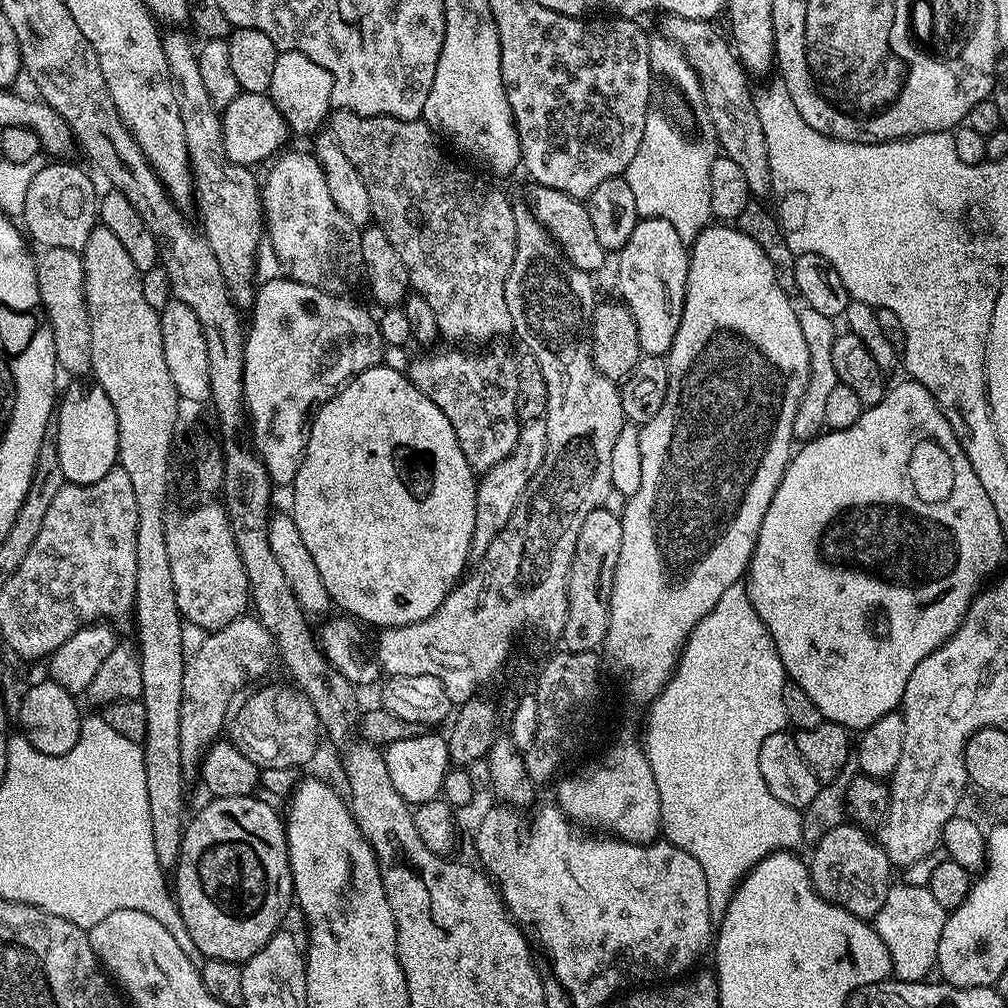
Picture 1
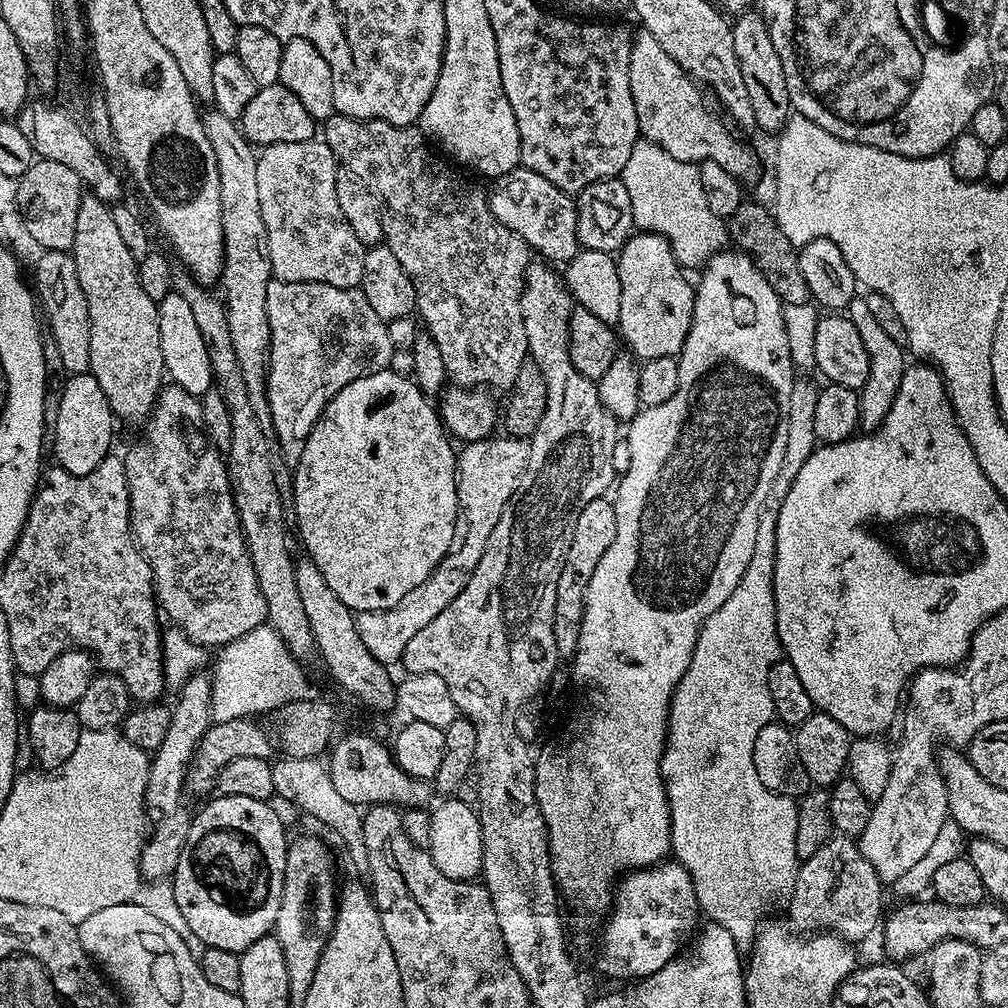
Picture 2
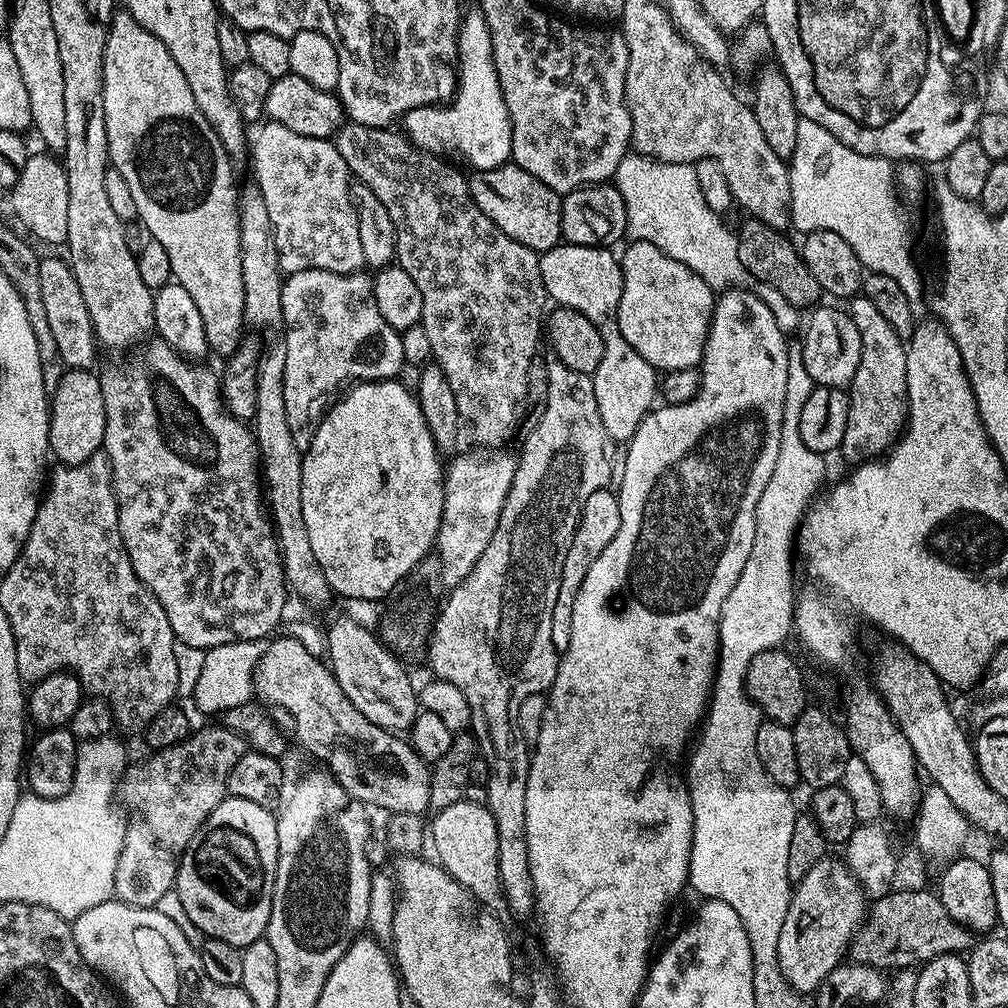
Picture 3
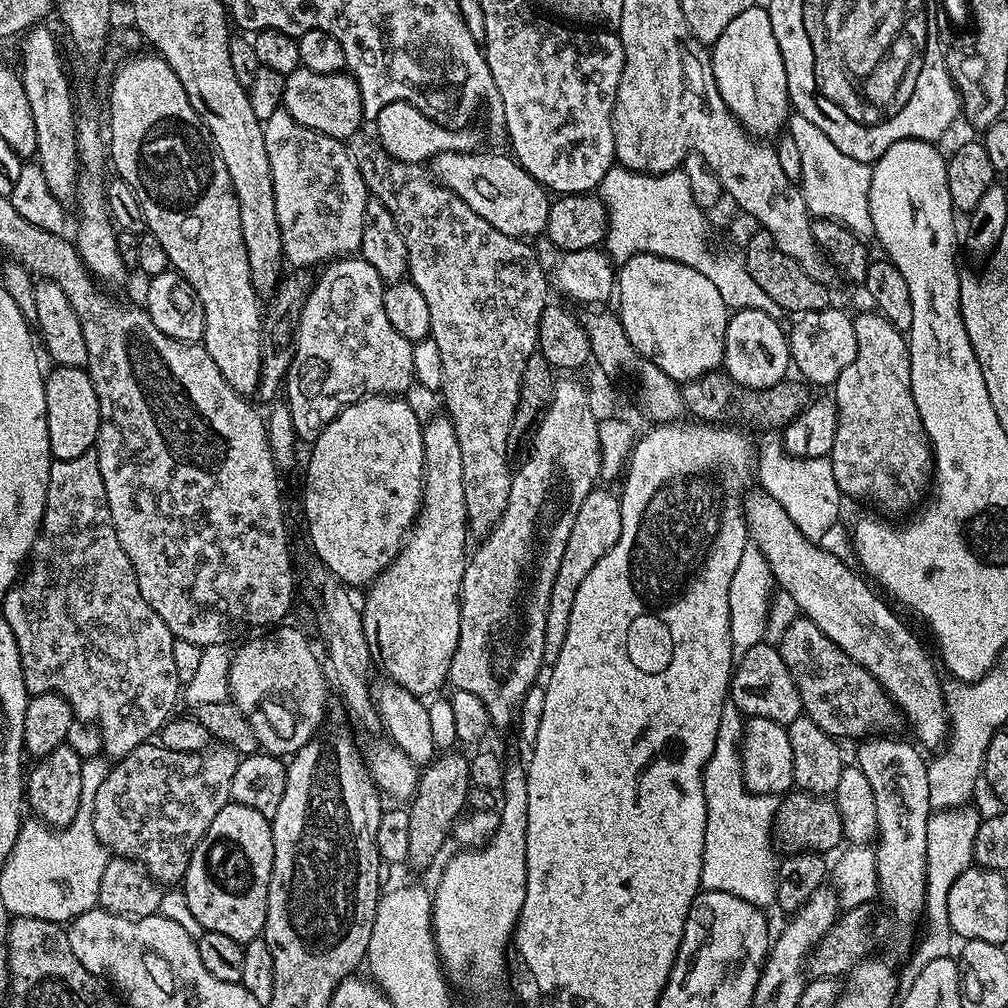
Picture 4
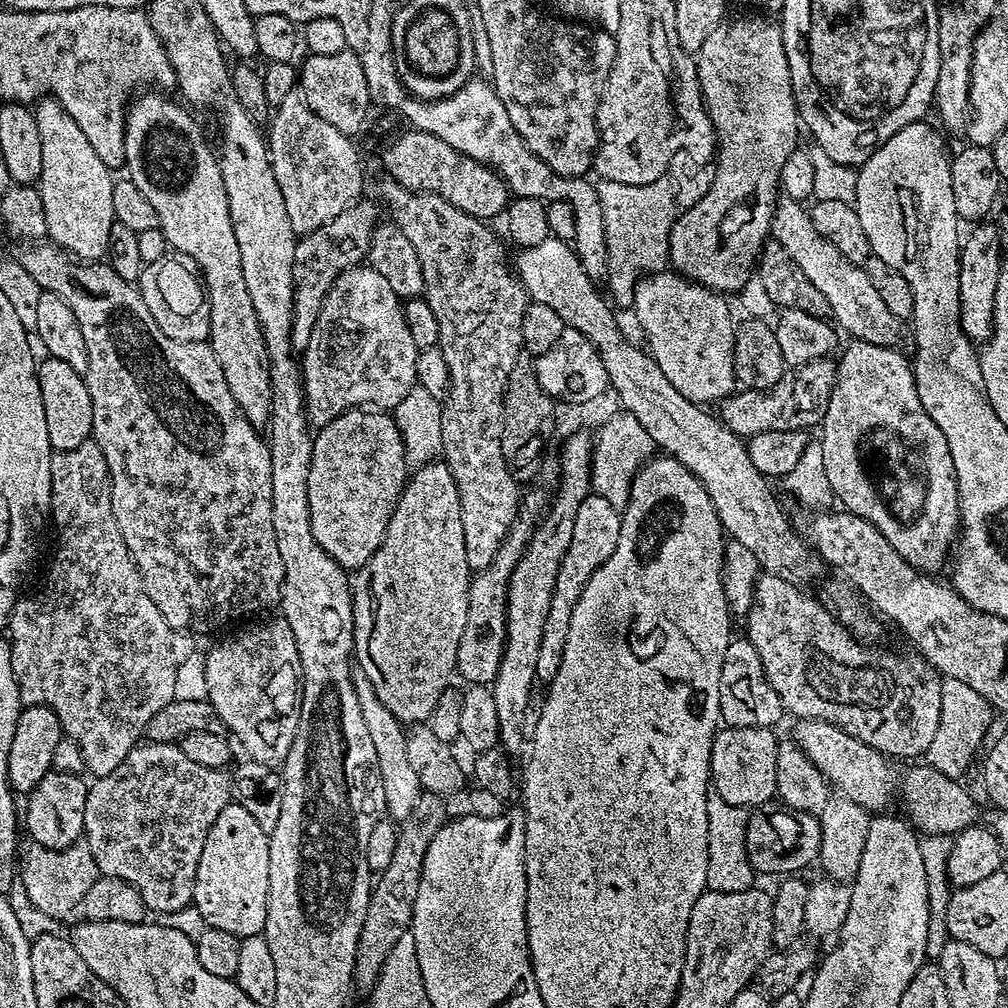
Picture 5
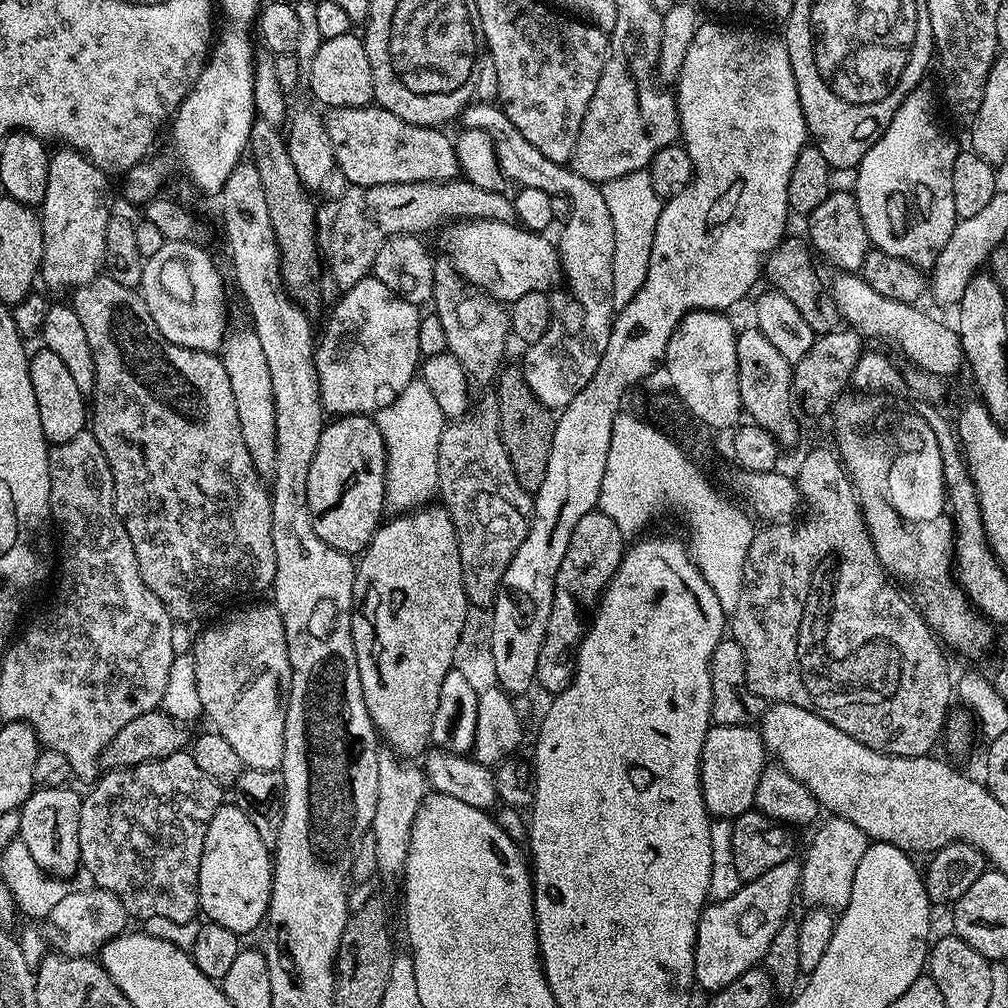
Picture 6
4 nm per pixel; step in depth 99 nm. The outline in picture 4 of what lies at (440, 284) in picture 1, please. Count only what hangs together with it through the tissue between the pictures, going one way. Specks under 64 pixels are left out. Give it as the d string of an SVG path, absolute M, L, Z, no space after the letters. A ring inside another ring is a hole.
M357 134L346 141L348 152L352 155L362 178L365 180L369 193L377 196L390 210L390 214L398 222L398 230L404 236L406 242L406 254L408 255L408 276L418 290L422 290L422 298L426 298L426 306L430 306L430 326L432 327L431 340L438 346L440 355L440 386L442 393L442 404L446 409L446 415L454 422L454 434L458 434L458 446L462 449L462 474L464 475L464 493L466 494L466 506L468 507L468 526L473 533L477 532L477 537L487 537L492 527L498 523L501 514L506 510L506 502L510 498L510 486L512 485L513 469L508 469L508 436L513 435L512 423L516 407L520 401L520 379L522 370L526 370L526 358L530 358L532 352L537 351L538 326L542 318L542 310L548 296L549 277L544 277L544 268L540 265L540 260L536 257L536 252L531 248L531 243L515 236L502 234L502 230L494 230L486 218L474 214L458 194L454 194L446 186L433 180L429 169L424 164L411 164L410 162L398 162L384 148L380 147L375 139L367 140L364 134Z

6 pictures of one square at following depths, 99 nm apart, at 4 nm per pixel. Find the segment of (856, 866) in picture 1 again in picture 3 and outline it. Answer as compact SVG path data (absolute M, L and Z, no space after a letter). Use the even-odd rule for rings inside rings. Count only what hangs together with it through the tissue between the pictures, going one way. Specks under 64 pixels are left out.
M823 858L792 889L790 910L786 910L786 922L782 922L782 935L778 938L778 962L784 980L801 994L815 993L820 983L845 959L860 925L866 919L866 897L843 859Z

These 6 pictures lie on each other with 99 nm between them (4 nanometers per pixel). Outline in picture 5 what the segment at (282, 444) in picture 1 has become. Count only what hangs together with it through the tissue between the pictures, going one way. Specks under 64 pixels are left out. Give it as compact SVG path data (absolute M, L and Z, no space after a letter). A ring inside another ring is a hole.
M357 266L342 273L326 294L310 342L302 350L304 401L309 421L321 429L341 412L365 406L395 410L406 394L417 387L417 355L404 317L404 304L390 290L386 278L370 266Z

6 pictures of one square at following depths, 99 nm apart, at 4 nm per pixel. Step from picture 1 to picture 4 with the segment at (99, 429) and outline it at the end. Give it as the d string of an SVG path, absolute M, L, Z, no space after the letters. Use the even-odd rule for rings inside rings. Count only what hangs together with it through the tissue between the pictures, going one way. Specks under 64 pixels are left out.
M53 367L44 377L46 390L46 430L50 434L50 450L53 457L58 460L78 458L82 454L93 451L98 430L100 429L100 407L98 394L94 394L94 382L89 378L84 368Z

